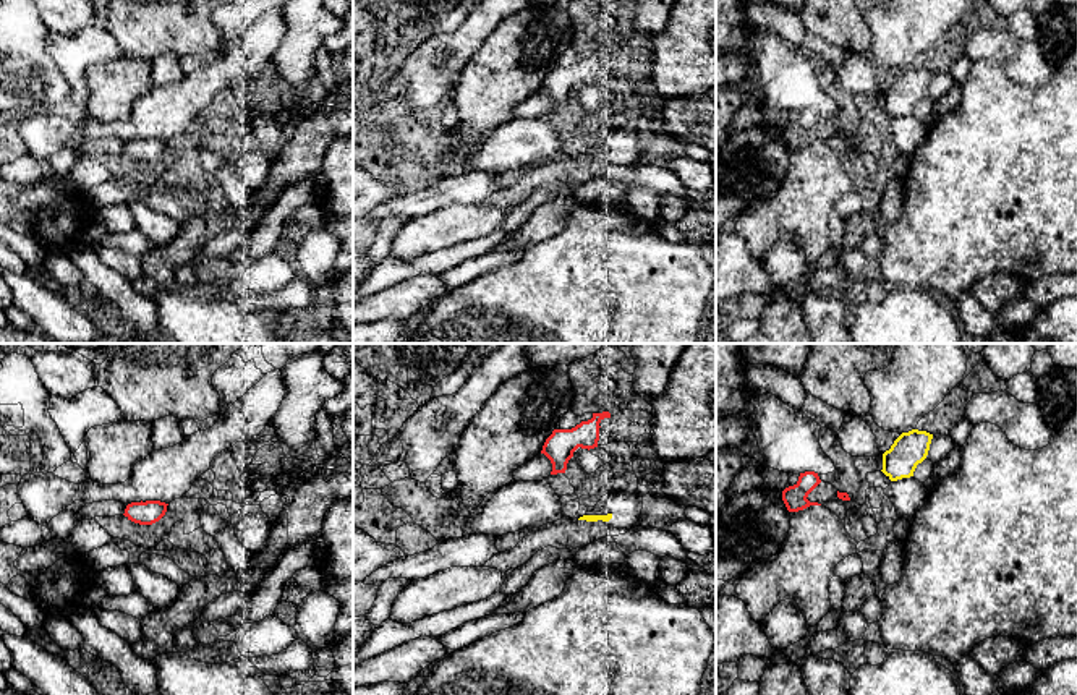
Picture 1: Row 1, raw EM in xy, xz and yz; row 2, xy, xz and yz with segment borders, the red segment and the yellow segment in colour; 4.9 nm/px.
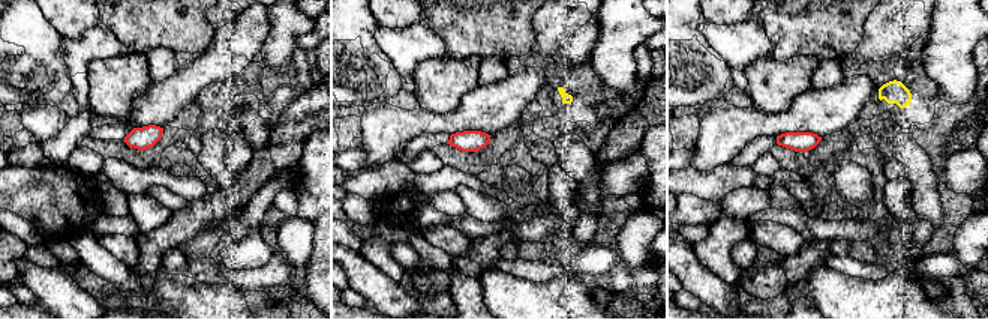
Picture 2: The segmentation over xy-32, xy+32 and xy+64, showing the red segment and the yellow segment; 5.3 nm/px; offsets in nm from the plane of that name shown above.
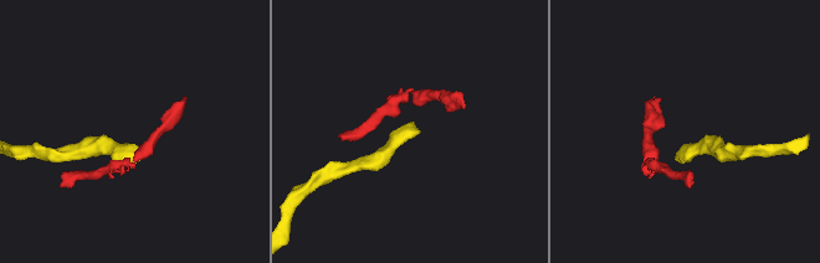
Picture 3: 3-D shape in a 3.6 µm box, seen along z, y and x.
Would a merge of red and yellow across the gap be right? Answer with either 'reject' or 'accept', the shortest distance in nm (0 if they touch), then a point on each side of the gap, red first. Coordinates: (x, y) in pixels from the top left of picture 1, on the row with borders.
reject; 200 nm apart; from red across yz (847, 494), (881, 470)

